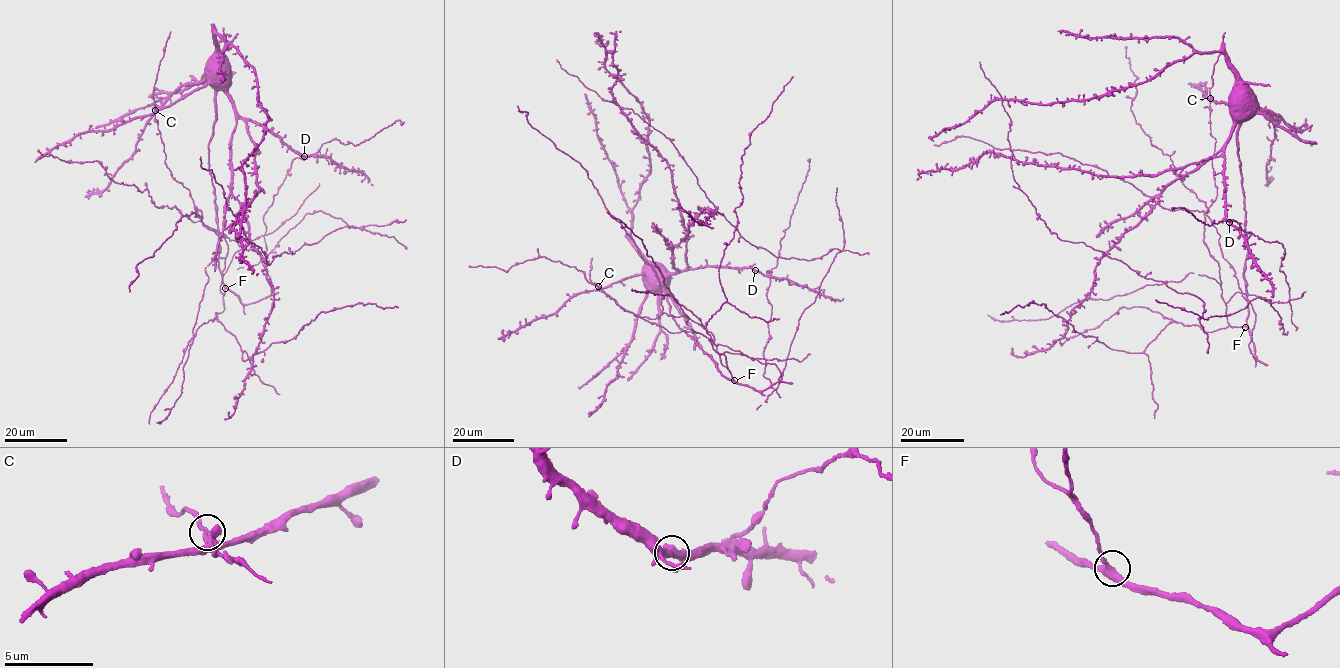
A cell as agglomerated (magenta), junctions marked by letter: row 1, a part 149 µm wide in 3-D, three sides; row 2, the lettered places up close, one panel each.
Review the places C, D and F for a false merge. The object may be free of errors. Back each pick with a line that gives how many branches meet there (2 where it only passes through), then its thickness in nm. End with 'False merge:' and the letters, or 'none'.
False merge: none

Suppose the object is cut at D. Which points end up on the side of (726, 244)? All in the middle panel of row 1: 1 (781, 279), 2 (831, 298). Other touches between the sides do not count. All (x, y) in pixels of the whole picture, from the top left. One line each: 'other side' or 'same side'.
1: other side
2: other side

